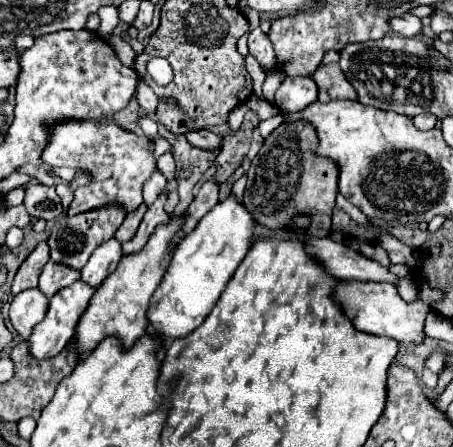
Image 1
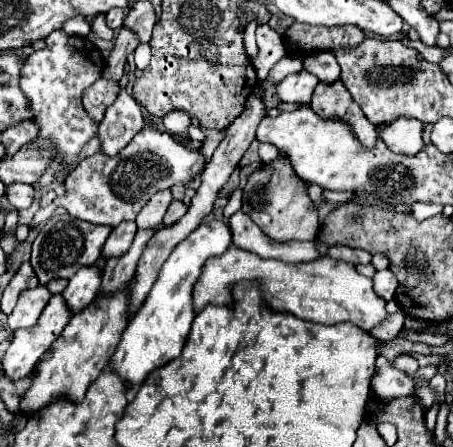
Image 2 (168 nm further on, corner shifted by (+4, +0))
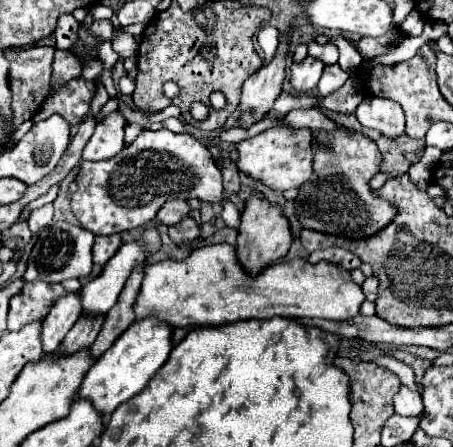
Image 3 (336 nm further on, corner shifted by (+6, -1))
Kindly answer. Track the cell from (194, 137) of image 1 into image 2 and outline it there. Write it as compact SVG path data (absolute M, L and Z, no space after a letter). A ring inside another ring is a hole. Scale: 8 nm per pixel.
M172 111L172 113L166 113L166 117L162 119L164 123L164 129L172 135L186 135L188 133L188 127L190 127L190 117L184 113L184 111Z

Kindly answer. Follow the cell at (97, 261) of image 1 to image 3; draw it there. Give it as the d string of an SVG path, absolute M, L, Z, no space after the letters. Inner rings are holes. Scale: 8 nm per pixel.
M66 292L66 298L60 298L50 314L44 320L44 330L42 330L42 346L44 352L48 354L50 350L58 348L62 338L68 334L68 330L74 326L74 322L80 318L80 310L78 310L78 294L76 292Z

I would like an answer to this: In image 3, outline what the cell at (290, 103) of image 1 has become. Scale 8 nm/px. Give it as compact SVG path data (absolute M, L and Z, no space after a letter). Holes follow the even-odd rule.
M306 56L302 62L292 64L292 76L290 76L290 84L294 94L308 94L316 88L320 76L322 76L322 68L324 62Z

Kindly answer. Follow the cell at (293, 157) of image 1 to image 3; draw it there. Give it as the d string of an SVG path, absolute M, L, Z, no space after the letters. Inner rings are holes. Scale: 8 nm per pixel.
M252 196L246 202L246 208L242 212L242 224L240 224L238 232L240 232L238 244L236 244L238 260L250 274L258 274L268 264L274 264L280 258L284 258L294 240L294 236L290 232L290 220L286 218L284 208L280 204L272 204L266 198L258 198L258 196Z

